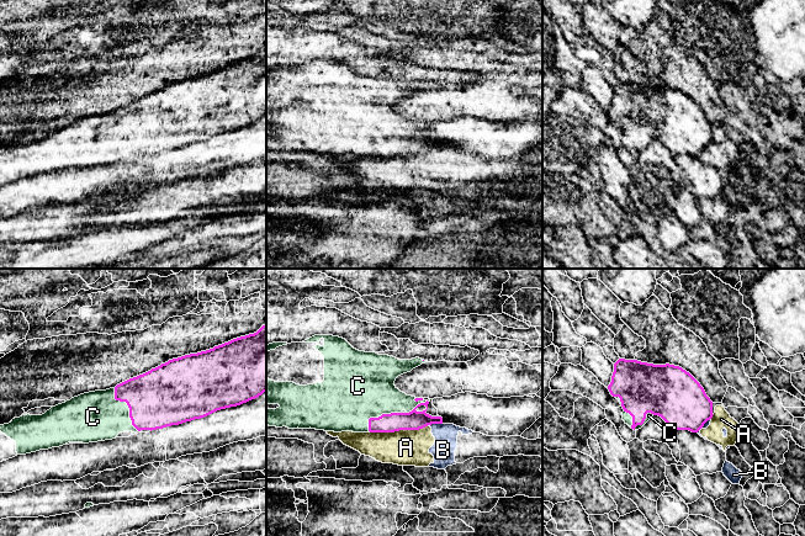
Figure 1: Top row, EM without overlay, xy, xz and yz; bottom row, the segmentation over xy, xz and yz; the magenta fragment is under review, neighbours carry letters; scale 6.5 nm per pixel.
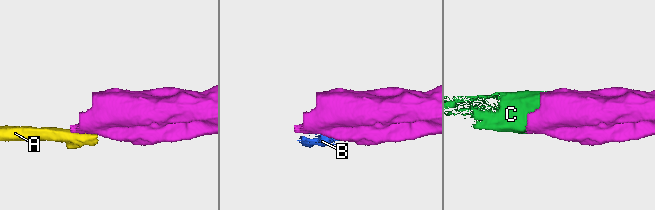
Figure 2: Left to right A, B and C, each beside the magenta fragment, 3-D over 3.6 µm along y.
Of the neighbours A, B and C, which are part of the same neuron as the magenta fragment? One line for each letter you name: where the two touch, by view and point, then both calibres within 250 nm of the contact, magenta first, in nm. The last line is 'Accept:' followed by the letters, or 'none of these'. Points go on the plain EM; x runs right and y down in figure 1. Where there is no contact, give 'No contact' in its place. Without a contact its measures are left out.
C: Touches magenta at xy (128, 131). Thickness 380 nm (magenta) against 320 nm
Accept: C

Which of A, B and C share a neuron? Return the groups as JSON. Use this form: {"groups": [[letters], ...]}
{"groups": [["A", "B"], ["C"]]}

